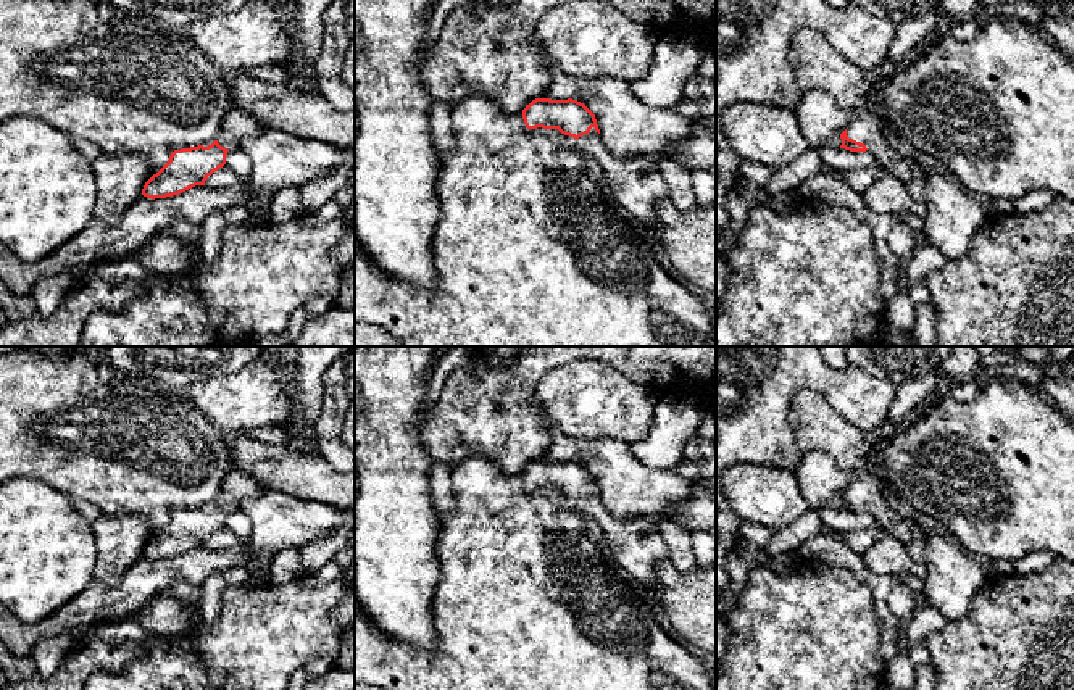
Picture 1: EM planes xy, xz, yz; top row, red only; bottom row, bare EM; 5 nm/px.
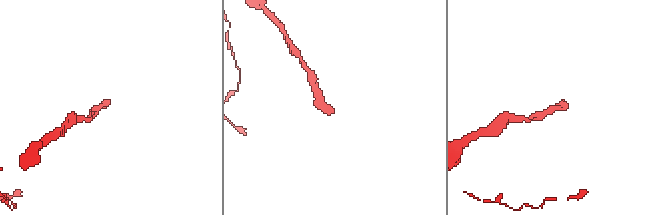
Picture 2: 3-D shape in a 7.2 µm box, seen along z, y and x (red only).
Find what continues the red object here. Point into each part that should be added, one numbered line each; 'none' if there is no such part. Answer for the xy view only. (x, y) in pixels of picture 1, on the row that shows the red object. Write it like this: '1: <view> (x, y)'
1: xy (237, 123)

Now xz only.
1: xz (636, 182)

